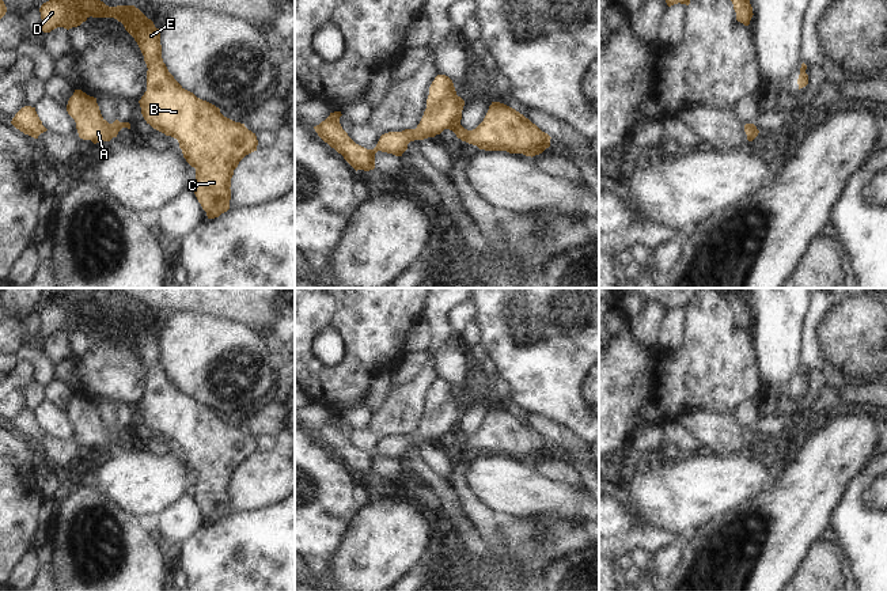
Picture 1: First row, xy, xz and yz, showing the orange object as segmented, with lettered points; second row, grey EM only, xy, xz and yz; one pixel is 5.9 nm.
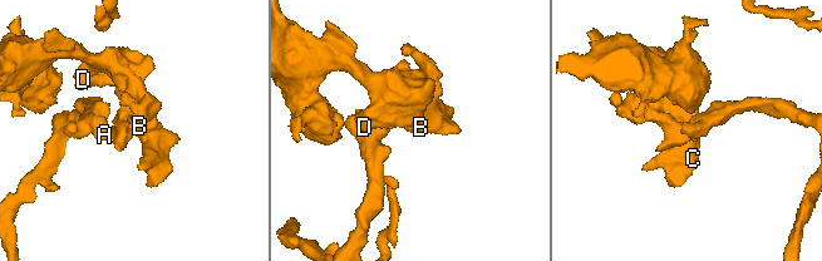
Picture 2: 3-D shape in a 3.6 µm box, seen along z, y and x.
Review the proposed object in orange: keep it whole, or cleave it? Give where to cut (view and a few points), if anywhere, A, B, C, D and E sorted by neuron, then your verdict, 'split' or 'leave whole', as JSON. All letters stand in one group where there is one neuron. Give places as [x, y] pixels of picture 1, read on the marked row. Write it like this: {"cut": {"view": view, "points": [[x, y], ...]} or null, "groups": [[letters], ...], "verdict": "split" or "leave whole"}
{"cut": null, "groups": [["A", "B", "C", "D", "E"]], "verdict": "leave whole"}

